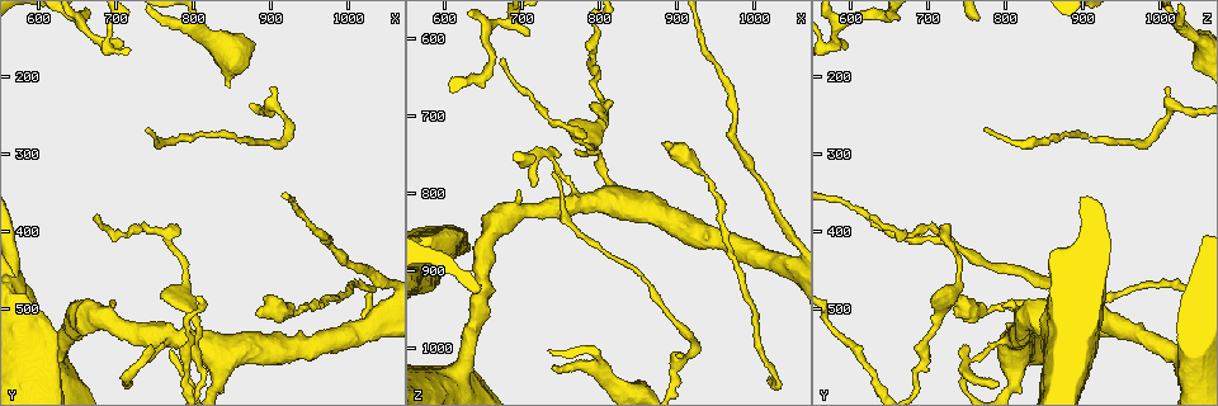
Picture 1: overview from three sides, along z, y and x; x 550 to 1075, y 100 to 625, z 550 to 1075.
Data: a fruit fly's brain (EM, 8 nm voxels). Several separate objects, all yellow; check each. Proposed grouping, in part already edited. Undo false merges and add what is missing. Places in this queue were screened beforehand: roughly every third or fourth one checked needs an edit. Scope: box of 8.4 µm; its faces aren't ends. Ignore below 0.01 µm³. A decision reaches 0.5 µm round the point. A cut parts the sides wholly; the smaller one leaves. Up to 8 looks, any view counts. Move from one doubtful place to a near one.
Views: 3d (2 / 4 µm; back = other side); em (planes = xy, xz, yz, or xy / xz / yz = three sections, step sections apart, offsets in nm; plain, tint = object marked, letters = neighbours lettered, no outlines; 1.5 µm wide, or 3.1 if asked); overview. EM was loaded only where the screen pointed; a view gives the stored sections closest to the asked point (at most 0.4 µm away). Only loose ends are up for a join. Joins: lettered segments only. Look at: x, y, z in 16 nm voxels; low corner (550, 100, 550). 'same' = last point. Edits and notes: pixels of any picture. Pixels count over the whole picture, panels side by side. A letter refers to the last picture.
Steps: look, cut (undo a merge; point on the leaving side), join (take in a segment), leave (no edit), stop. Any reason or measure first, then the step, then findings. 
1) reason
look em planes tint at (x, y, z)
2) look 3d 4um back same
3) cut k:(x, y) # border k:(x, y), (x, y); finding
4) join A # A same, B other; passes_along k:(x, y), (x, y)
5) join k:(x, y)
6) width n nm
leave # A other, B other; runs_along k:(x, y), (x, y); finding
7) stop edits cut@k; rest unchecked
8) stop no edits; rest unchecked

free end
look em yz step 4 letters at (710, 160, 600)

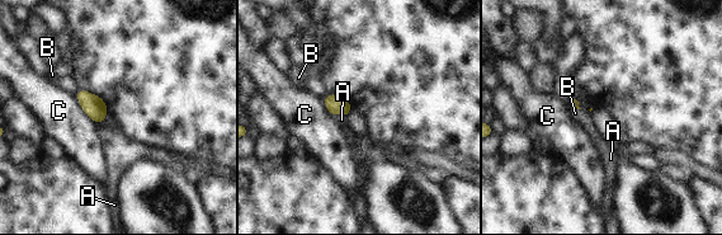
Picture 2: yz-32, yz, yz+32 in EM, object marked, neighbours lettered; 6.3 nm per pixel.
leave # A other, B other, C other; none of them fits

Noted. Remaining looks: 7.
thin end
look em xy step 8 letters at (675, 380, 630)

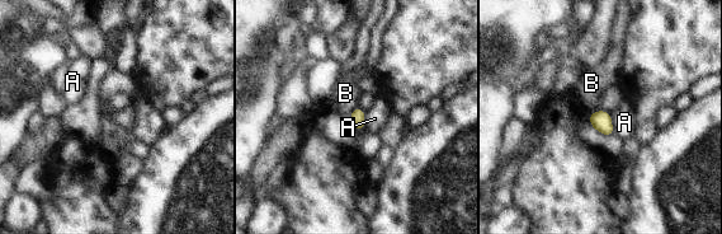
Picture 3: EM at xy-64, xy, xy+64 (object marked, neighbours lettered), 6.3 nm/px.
look em planes letters same

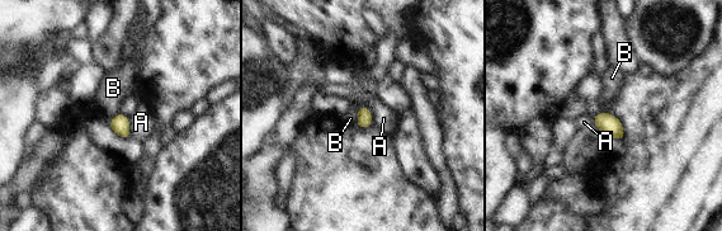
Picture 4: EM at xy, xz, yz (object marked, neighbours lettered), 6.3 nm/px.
leave # A other, B other; border 4:(358, 109), (355, 125); none of them fits

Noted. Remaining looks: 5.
end of a long branch
look em xy step 8 letters at (775, 555, 745)

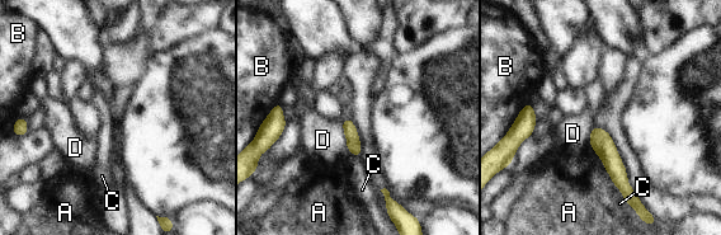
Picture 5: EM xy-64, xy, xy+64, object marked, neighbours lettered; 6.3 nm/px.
leave # A other, B other, C other, D other; border 5:(349, 151), (358, 159); none of them fits

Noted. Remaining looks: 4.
stop no edits; rest unchecked

